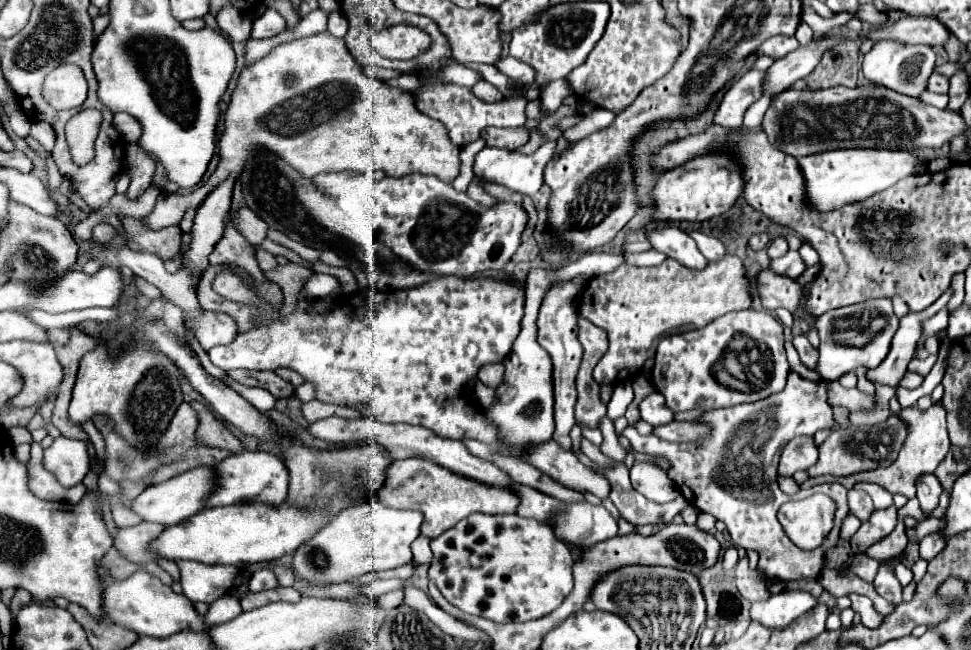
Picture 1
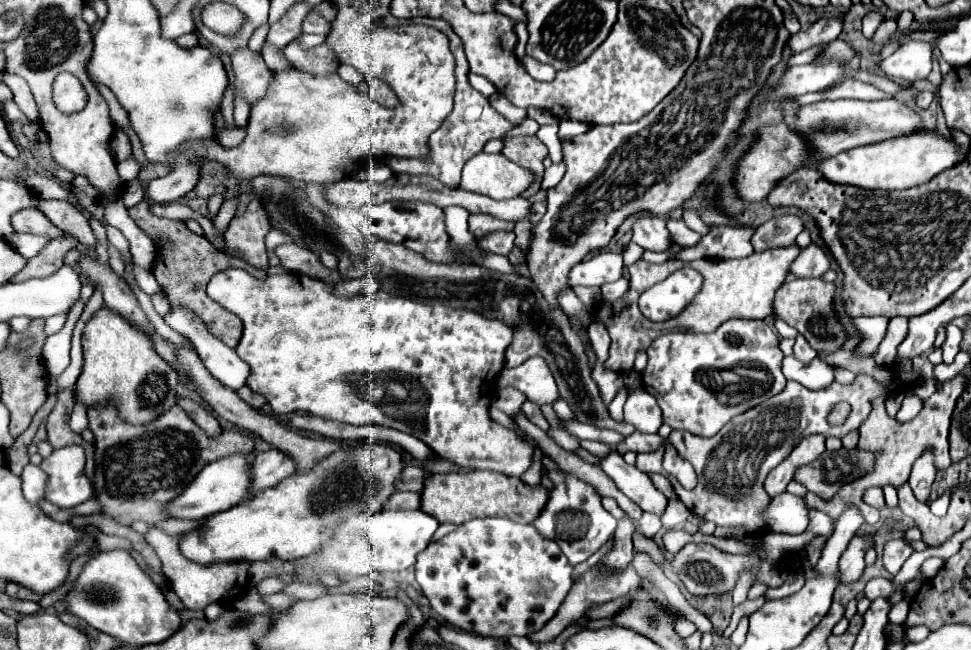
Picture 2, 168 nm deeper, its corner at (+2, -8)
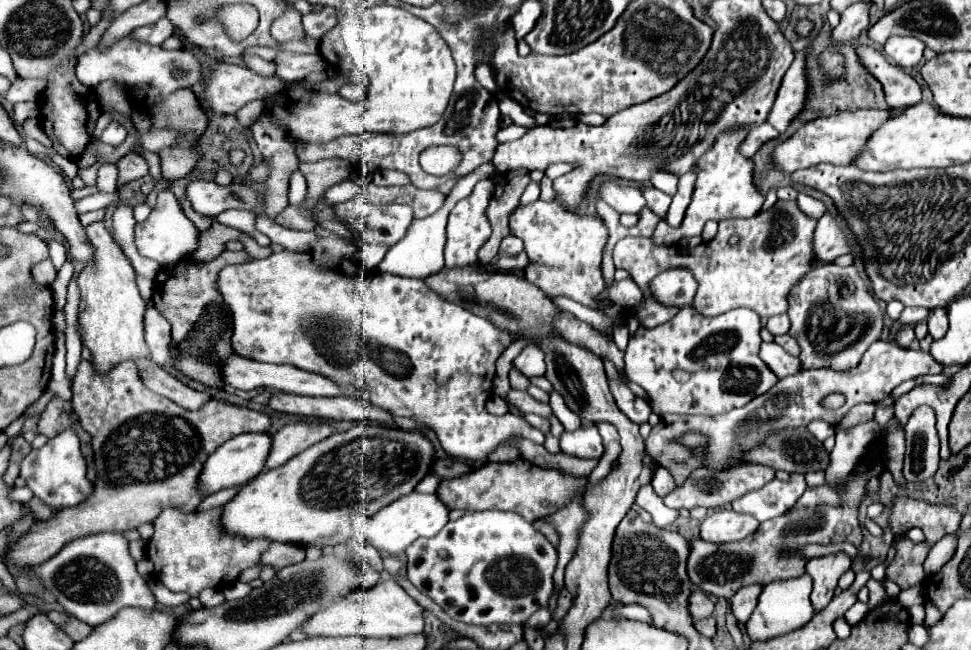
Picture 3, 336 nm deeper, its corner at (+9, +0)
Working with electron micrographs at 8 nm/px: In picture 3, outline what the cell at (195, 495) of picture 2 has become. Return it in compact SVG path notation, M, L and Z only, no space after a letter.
M249 432L249 434L239 434L231 440L227 440L223 446L219 446L209 456L209 460L203 466L203 472L199 476L201 492L215 494L223 488L233 488L233 486L253 480L259 472L263 472L269 450L271 450L271 434L267 434L267 432Z

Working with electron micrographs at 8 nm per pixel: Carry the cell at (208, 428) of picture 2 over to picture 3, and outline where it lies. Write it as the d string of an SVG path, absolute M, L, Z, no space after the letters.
M149 358L137 360L137 368L139 368L143 384L149 390L173 400L175 404L179 404L187 410L197 410L197 408L201 408L201 404L205 404L211 398L207 392L197 392L197 390L189 388L187 384L183 384L181 380L173 378L165 368L161 368L159 364L155 364Z

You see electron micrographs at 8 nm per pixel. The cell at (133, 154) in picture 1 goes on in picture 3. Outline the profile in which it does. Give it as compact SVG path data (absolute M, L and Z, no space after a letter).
M225 250L215 260L205 264L193 264L191 260L183 260L181 264L169 266L171 270L163 270L155 278L153 286L153 304L155 308L169 320L171 324L171 358L177 370L185 376L203 382L207 386L223 386L221 362L233 356L231 334L233 334L233 314L229 306L223 302L217 276L221 268L229 264L247 262L247 252L229 252Z

